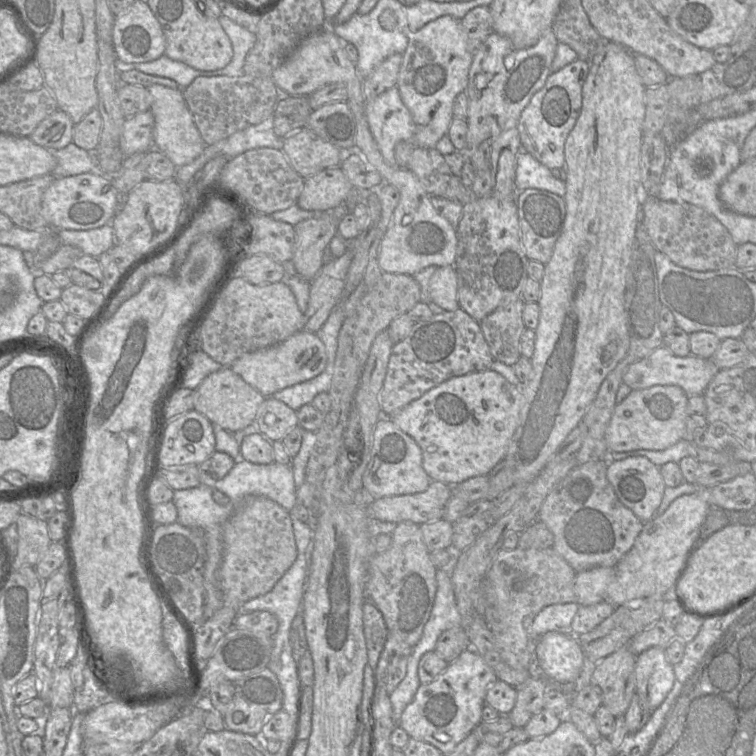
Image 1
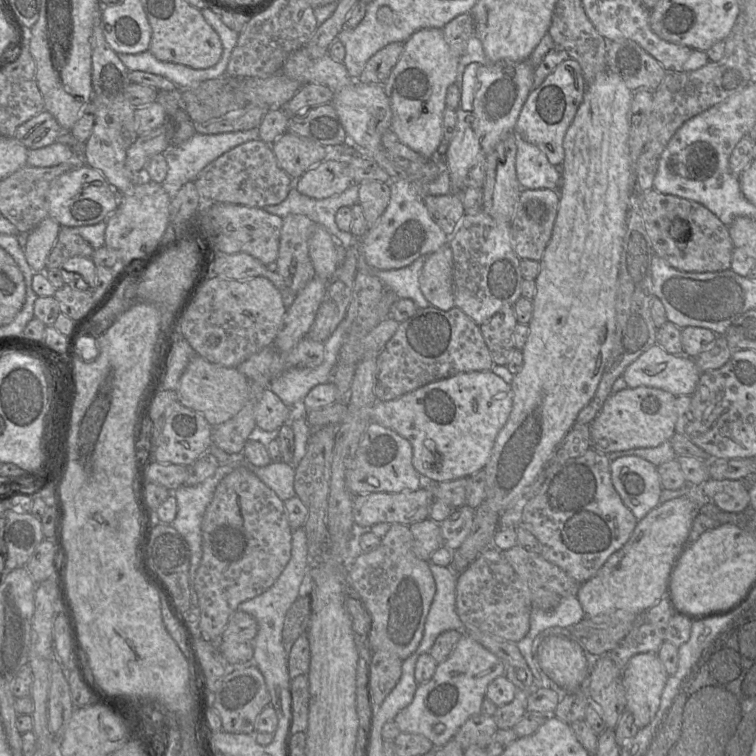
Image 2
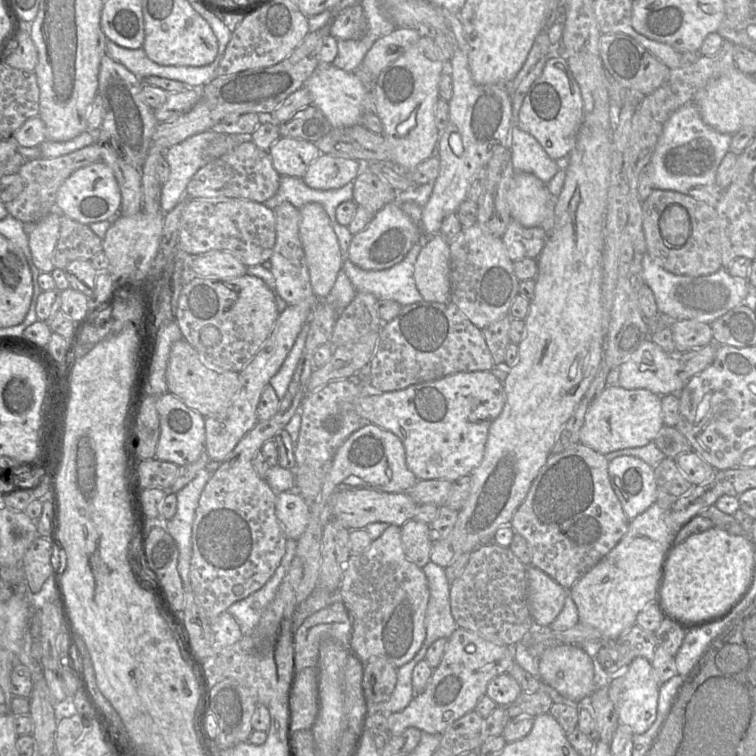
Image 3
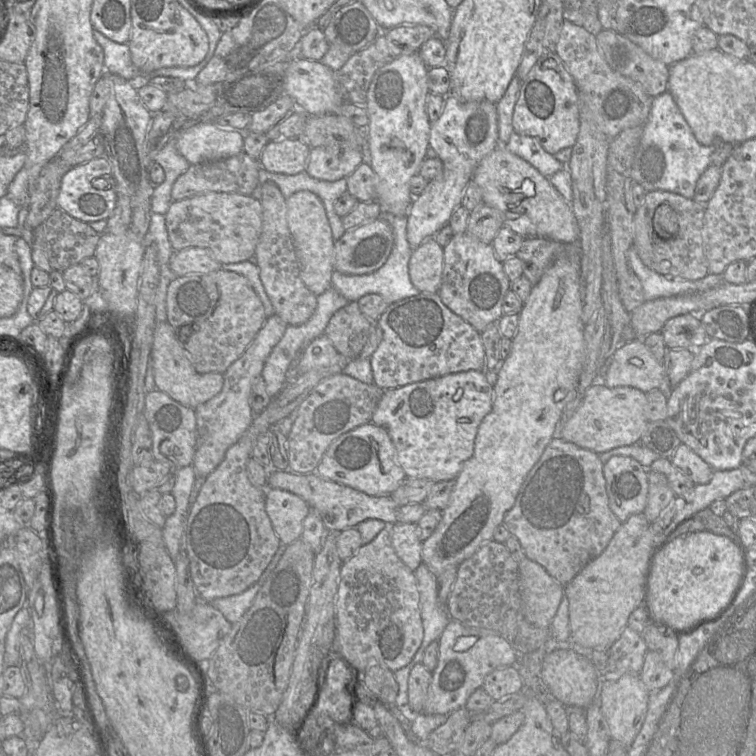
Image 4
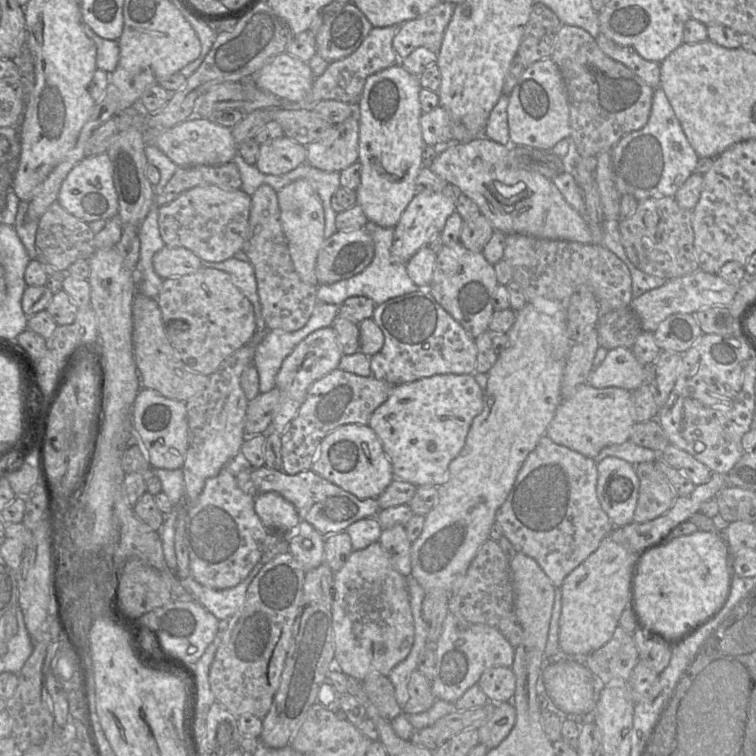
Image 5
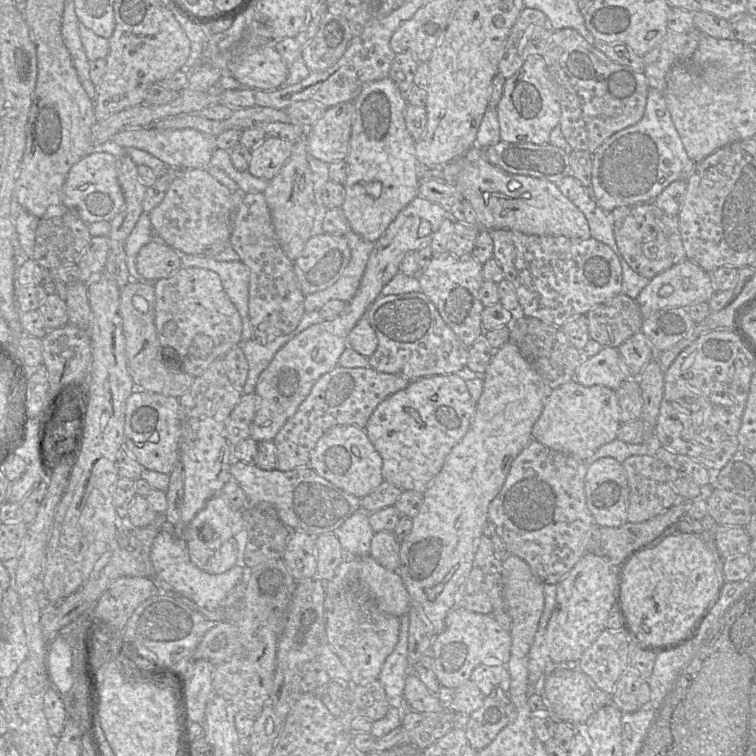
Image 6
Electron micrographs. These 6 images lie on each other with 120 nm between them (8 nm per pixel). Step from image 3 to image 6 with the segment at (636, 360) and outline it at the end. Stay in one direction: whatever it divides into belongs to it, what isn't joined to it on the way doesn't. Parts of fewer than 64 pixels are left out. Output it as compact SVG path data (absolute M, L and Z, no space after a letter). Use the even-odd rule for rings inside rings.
M603 347L596 355L585 358L579 365L574 380L583 386L606 386L617 390L629 377L618 350Z

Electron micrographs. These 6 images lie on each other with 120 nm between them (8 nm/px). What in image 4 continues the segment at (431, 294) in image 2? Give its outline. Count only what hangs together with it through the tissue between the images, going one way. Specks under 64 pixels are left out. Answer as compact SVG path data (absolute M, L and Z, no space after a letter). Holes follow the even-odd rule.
M428 238L413 249L409 260L409 277L420 291L437 293L442 280L444 248L435 238Z

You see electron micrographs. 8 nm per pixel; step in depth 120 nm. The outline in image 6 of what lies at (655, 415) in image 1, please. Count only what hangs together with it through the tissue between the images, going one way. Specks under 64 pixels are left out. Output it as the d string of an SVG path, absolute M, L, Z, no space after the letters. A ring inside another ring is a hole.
M571 380L553 389L532 427L532 438L573 457L587 459L601 446L617 438L621 426L616 392L606 386L583 386Z

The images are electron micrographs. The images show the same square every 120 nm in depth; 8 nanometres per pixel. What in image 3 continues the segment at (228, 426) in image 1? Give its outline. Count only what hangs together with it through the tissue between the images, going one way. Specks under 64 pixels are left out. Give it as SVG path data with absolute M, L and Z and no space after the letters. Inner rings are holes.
M184 339L176 341L171 346L165 379L168 392L203 417L215 415L228 408L238 393L240 385L237 372L211 367Z

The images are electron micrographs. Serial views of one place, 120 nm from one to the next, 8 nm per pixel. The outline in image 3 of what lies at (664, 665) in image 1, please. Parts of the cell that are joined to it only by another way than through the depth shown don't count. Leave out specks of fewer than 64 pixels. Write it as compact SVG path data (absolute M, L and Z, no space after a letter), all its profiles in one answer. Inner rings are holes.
M644 657L635 658L627 667L617 676L612 677L608 694L618 715L618 725L624 725L635 734L641 734L647 731L656 719L659 686L652 664Z

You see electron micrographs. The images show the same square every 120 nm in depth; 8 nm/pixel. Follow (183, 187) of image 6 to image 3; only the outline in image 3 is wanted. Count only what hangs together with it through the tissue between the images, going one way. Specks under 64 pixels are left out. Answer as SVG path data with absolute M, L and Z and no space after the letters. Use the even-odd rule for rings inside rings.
M229 197L187 198L179 223L179 252L194 256L211 250L226 251L246 267L261 265L273 253L275 225L274 211L263 203Z

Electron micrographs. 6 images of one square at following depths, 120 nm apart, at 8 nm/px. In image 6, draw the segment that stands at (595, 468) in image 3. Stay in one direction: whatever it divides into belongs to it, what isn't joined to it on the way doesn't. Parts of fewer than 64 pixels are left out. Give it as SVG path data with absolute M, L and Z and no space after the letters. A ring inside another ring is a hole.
M532 438L528 445L512 462L500 492L489 504L488 519L495 524L496 533L505 543L509 553L522 558L530 566L533 573L543 584L557 584L572 569L579 559L587 552L591 535L596 527L599 526L590 512L586 501L585 476L588 466L589 465L581 458L555 451Z

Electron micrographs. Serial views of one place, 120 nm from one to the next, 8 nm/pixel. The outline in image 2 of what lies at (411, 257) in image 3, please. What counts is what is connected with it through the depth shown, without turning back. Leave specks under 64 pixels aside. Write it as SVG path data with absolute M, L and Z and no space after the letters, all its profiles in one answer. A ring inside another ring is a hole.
M420 256L410 265L392 270L374 270L384 288L392 290L399 299L408 298L418 308L426 308L432 304L424 297L419 286L419 275L427 256Z

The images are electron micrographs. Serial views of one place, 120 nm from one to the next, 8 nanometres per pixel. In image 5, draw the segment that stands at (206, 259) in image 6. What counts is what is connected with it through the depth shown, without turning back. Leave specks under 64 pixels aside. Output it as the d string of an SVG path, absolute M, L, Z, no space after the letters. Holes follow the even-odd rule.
M230 258L222 262L202 262L202 267L215 268L229 274L233 284L253 305L257 330L267 330L261 314L255 272L250 262Z

